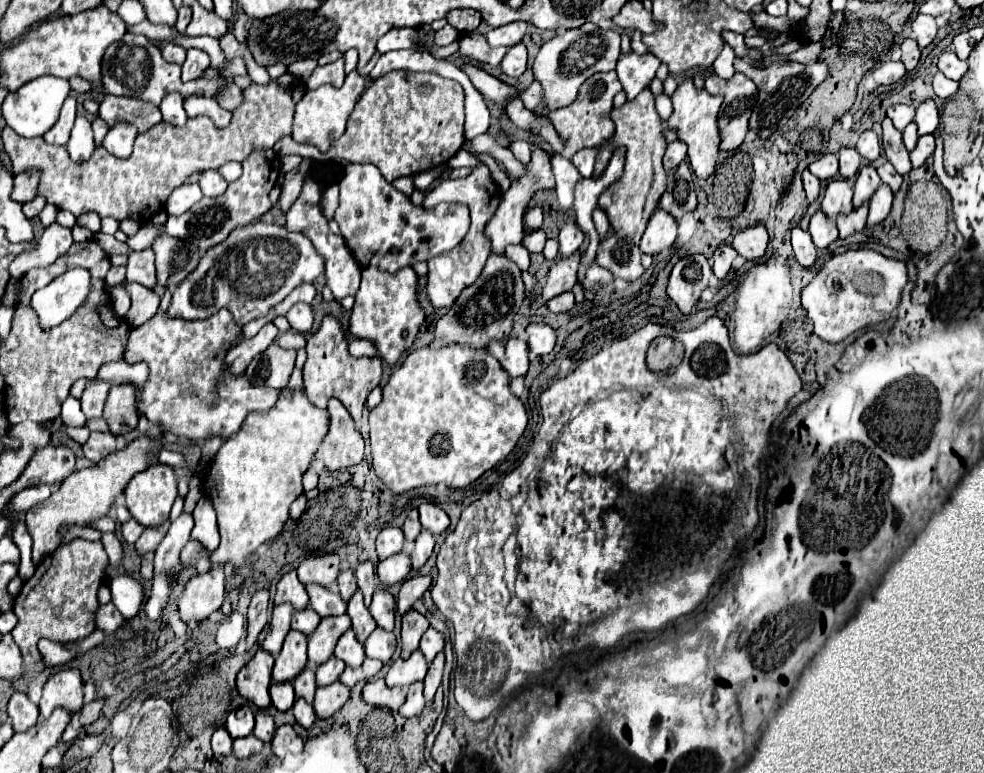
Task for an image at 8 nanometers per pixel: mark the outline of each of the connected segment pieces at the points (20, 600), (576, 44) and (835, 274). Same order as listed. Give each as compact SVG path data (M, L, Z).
M75 538L69 544L59 546L51 554L49 570L45 560L37 568L37 572L23 584L23 590L15 598L13 606L13 612L19 622L11 634L17 646L21 648L25 664L35 666L43 662L43 656L37 650L37 642L41 638L67 644L73 640L81 640L95 630L93 616L99 608L97 590L101 588L107 564L109 560L105 556L105 548L101 548L101 542Z
M583 24L581 28L565 30L551 40L547 40L535 62L533 62L533 74L535 80L541 82L545 90L545 102L549 108L561 108L565 104L571 104L577 98L577 92L581 84L597 74L597 72L609 72L615 70L617 60L621 56L621 34L615 30L603 30L595 24Z
M869 248L849 250L831 256L811 284L803 288L801 304L815 324L815 334L829 344L839 344L854 332L891 320L907 282L909 276L905 260L887 258Z

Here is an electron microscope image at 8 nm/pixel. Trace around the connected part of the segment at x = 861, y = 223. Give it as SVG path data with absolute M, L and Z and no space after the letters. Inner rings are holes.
M863 204L861 208L849 212L849 214L841 214L837 218L837 228L839 228L839 238L847 238L859 230L865 228L865 220L867 220L867 204Z

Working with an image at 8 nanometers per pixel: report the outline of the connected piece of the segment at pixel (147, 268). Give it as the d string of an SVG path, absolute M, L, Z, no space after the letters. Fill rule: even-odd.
M141 250L141 252L133 252L129 256L127 262L127 276L119 286L111 286L107 284L109 292L113 292L115 288L125 288L129 282L139 282L147 288L155 288L157 286L157 270L155 270L155 256L153 250Z

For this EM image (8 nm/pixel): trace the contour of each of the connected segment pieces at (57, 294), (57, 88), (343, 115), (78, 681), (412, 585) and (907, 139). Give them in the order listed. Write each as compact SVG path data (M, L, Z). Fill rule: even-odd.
M73 268L57 276L51 284L31 296L29 308L41 316L45 328L53 328L73 316L73 312L89 298L89 270Z
M41 76L37 80L31 80L29 84L23 84L17 92L11 92L5 102L1 104L3 118L7 126L11 126L19 136L33 138L33 136L43 136L59 118L61 106L65 98L69 96L71 86L67 80L55 78L55 76Z
M355 70L347 74L345 84L341 88L335 88L331 84L319 86L317 90L309 90L305 92L305 96L297 102L295 108L295 120L293 120L293 140L299 144L311 144L317 146L321 152L331 148L331 142L341 138L345 132L345 124L357 104L357 100L361 98L363 90L367 88L367 82L371 78L369 76L361 76Z
M63 668L55 672L43 686L43 698L39 712L49 718L53 710L65 708L69 714L77 714L83 706L83 678L77 668Z
M413 576L407 578L401 586L399 592L399 600L397 600L397 612L403 616L405 612L409 612L413 608L413 604L429 590L431 586L431 576Z
M911 122L911 124L903 130L903 142L905 142L905 148L911 152L911 150L917 146L917 140L919 140L917 124L915 124L915 122Z

